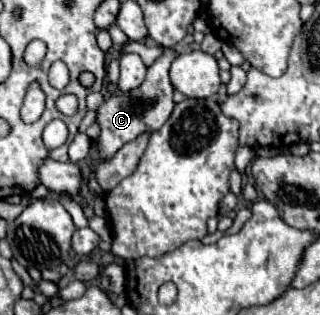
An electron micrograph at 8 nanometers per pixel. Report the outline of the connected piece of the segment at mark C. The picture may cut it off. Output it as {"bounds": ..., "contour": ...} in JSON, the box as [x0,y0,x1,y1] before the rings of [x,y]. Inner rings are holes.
{"bounds":[96,49,174,161],"contour":[[[166,49],[166,53],[160,59],[156,59],[152,67],[148,67],[148,75],[140,87],[136,87],[128,93],[122,93],[122,95],[110,95],[98,107],[96,123],[100,125],[100,135],[96,139],[96,149],[98,149],[100,161],[112,159],[112,155],[116,155],[116,151],[122,145],[134,141],[138,135],[142,135],[146,131],[150,131],[150,133],[158,131],[168,121],[168,117],[174,109],[174,101],[172,101],[174,87],[168,79],[168,69],[170,69],[172,59],[174,59],[174,51]]]}

